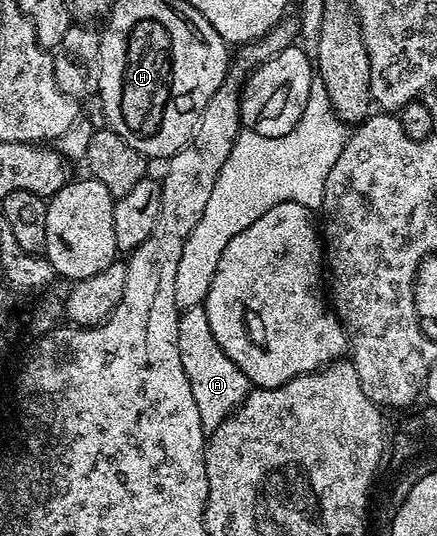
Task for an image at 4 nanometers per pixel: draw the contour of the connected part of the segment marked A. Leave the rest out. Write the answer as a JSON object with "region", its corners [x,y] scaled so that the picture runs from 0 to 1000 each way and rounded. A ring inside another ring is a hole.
{"region":[[[467,569],[435,571],[412,580],[405,595],[410,604],[410,672],[419,679],[419,694],[428,694],[428,716],[437,716],[437,739],[446,739],[446,761],[455,761],[455,784],[474,806],[501,799],[510,784],[522,780],[551,756],[574,726],[570,703],[545,687],[501,649],[483,612],[474,604]]]}

